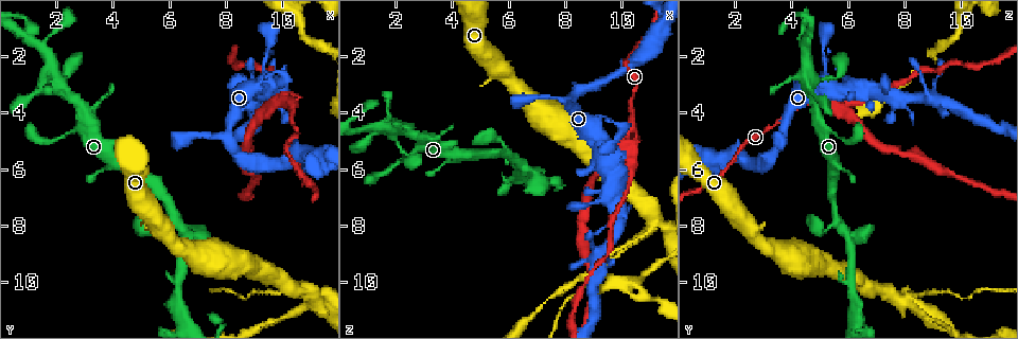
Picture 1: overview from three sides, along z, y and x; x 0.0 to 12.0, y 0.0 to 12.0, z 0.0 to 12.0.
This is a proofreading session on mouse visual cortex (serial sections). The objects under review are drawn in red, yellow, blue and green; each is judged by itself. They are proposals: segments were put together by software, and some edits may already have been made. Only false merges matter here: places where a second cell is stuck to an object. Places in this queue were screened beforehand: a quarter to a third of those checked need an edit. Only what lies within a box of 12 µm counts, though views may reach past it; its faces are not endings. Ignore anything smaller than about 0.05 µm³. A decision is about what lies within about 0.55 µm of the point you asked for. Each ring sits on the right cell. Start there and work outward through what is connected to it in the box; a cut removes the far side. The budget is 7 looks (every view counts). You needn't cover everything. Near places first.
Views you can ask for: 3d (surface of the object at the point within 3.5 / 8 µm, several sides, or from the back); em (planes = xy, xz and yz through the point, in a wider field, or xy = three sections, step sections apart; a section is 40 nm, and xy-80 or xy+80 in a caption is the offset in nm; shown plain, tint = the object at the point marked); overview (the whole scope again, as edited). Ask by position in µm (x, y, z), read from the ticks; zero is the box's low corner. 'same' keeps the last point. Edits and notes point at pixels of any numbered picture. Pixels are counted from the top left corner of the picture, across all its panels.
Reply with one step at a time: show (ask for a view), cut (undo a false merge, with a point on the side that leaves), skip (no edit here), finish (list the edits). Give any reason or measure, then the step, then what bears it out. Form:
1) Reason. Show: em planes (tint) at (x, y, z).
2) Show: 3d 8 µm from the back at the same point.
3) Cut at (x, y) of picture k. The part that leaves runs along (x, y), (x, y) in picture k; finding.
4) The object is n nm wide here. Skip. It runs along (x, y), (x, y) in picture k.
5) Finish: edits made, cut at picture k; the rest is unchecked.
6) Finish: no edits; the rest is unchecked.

Three-way junction. Show: 3d 3.5 µm at (9.9, 3.6, 5.2).

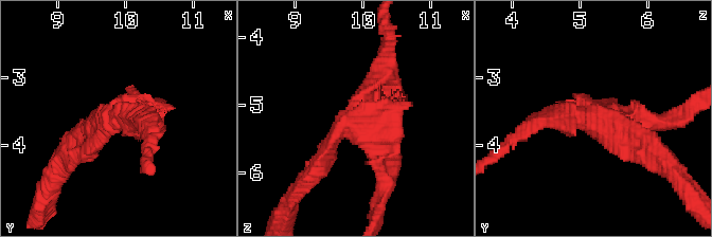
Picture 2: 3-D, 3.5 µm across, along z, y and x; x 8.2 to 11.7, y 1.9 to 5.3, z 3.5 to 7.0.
Show: em planes (tint) at (9.90, 3.60, 5.15).

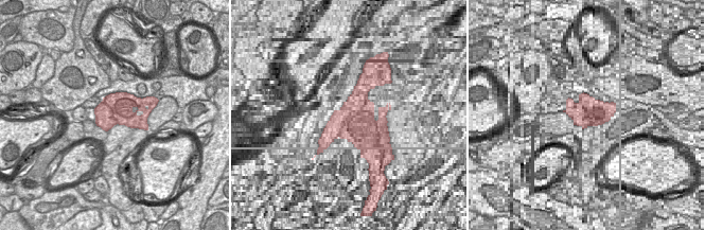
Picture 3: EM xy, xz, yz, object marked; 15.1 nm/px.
Cut at (326, 164) of picture 2. The part that leaves runs along (343, 125), (320, 165), (295, 193) in picture 2; a second cell is stuck on.

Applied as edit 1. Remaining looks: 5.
Show: overview.

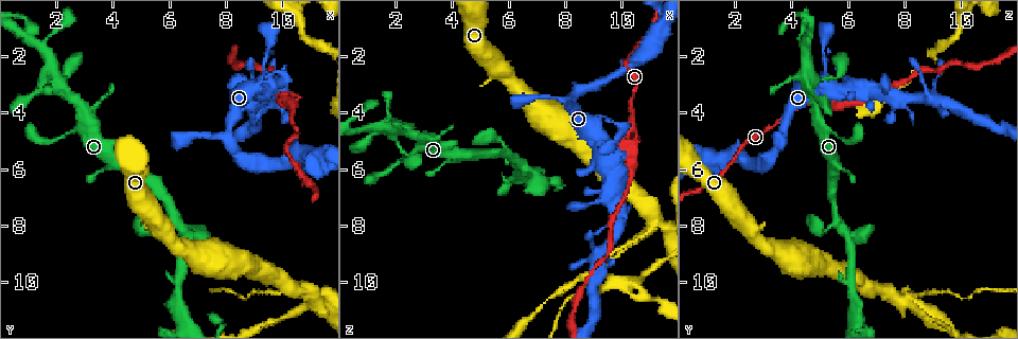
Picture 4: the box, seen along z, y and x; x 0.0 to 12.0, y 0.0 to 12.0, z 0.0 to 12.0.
Thin arm on a thick one. Show: 3d 8 µm at (11.1, 10.7, 7.8).

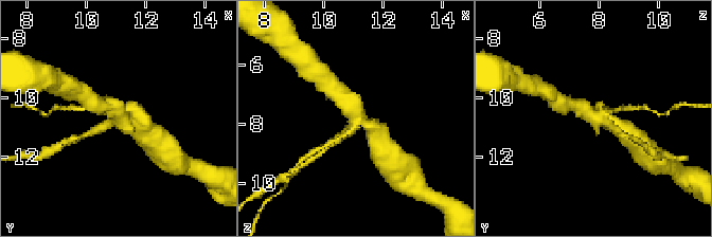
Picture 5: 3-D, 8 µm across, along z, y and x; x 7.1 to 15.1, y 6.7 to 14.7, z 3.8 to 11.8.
Show: em xy step 5 (tint) at (11.2, 10.6, 7.9).

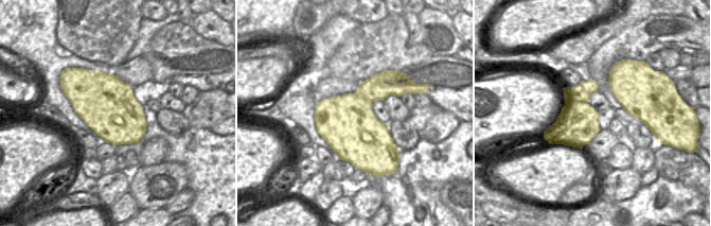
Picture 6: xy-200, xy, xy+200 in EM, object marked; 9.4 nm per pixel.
Cut at (98, 129) of picture 5. A second cell is stuck on.

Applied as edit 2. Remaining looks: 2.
Small branch off a trunk. Show: 3d 3.5 µm at (1.5, 1.7, 4.5).

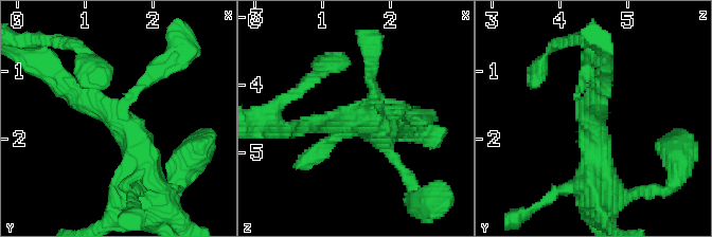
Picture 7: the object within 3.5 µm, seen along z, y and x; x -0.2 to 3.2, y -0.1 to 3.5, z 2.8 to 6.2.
3 arms meet here; the arms are 150, 200, 500 nm wide. Show: em xy step 1 (tint) at (1.55, 1.75, 4.50).

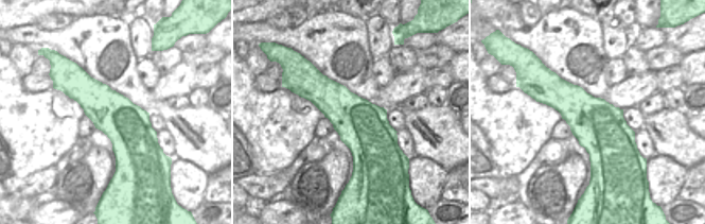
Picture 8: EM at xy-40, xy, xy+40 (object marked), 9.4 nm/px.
Skip. It runs along (142, 183), (136, 134), (64, 79) in picture 7; all the same cell.

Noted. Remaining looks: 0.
Finish: edits made, cut at picture 2, cut at picture 5; the rest is unchecked.

